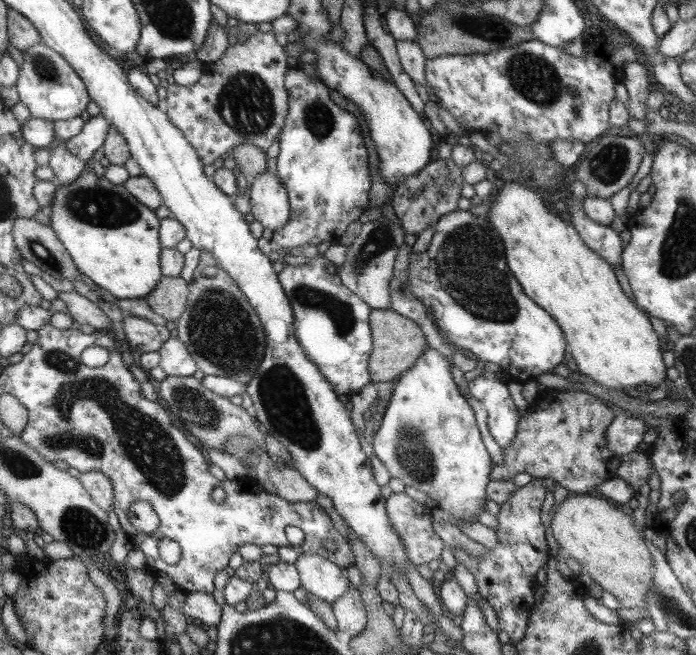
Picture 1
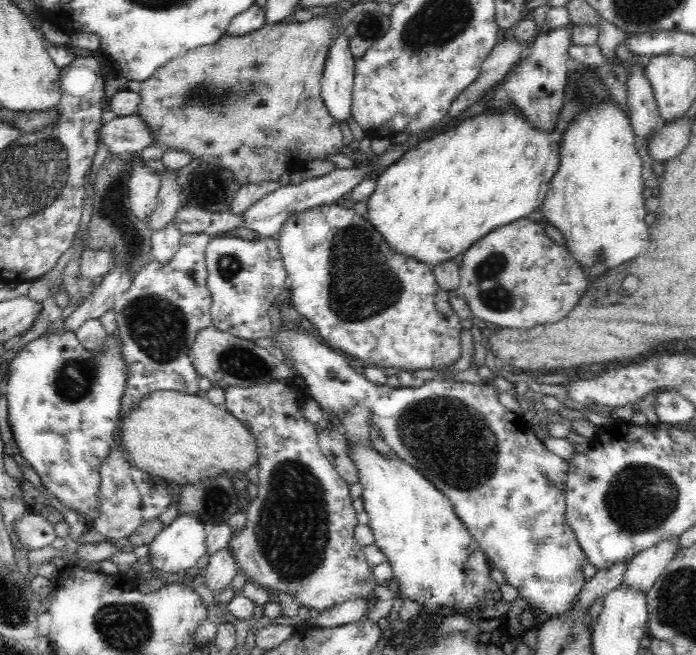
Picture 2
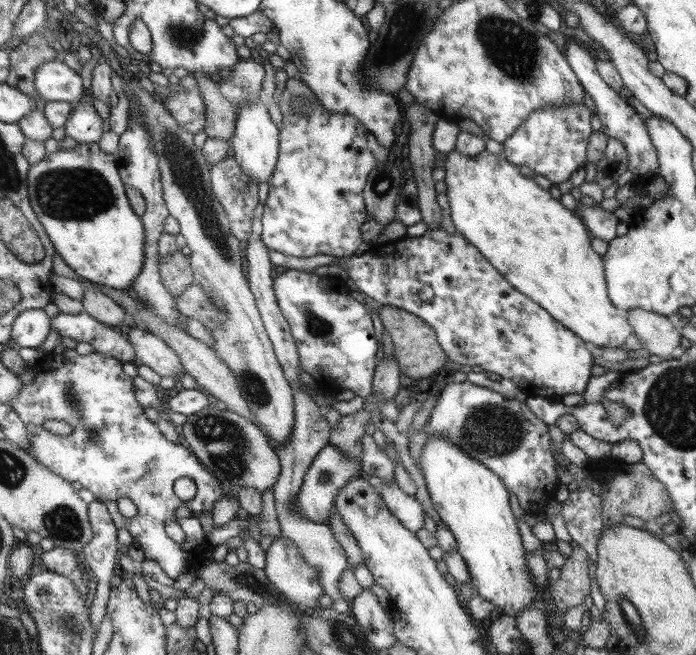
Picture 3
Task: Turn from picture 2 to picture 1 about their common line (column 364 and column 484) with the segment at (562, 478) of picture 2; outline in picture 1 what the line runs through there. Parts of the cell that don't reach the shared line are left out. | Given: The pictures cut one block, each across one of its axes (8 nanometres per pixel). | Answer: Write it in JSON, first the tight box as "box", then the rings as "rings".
{"box":[466,376,520,449],"rings":[[[478,376],[466,383],[471,398],[481,402],[487,412],[486,425],[491,438],[501,449],[506,449],[513,443],[520,420],[505,382],[497,382],[494,378],[485,380]]]}

